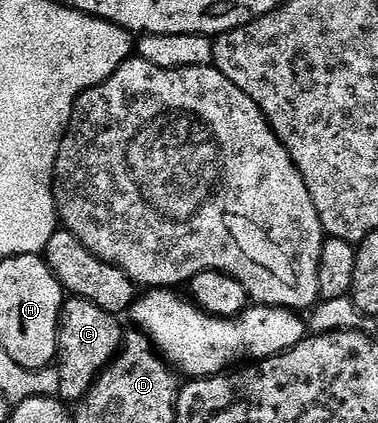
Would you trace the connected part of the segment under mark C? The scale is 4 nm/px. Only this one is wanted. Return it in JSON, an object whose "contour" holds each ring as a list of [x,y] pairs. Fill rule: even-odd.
{"contour":[[[71,296],[64,301],[59,317],[57,369],[59,394],[68,403],[75,404],[82,400],[90,392],[91,385],[101,371],[119,353],[125,337],[125,329],[119,322],[122,321],[116,315],[105,312],[105,308],[97,308],[97,304],[84,298]]]}

